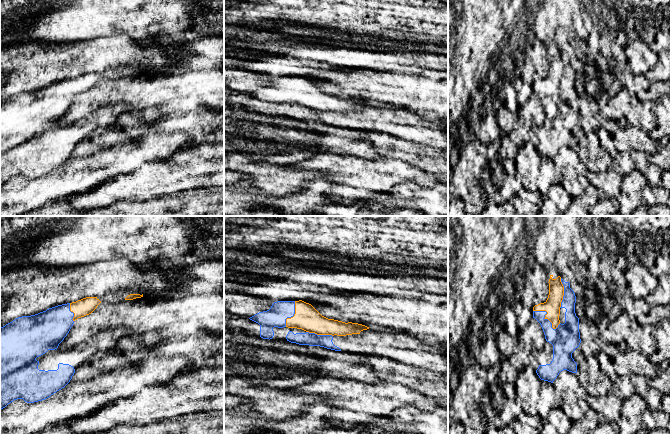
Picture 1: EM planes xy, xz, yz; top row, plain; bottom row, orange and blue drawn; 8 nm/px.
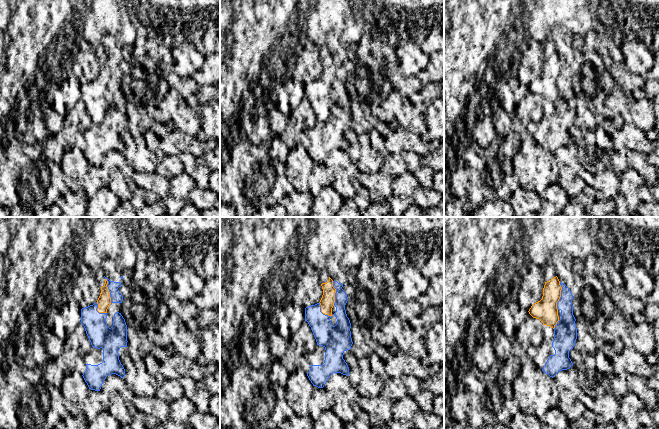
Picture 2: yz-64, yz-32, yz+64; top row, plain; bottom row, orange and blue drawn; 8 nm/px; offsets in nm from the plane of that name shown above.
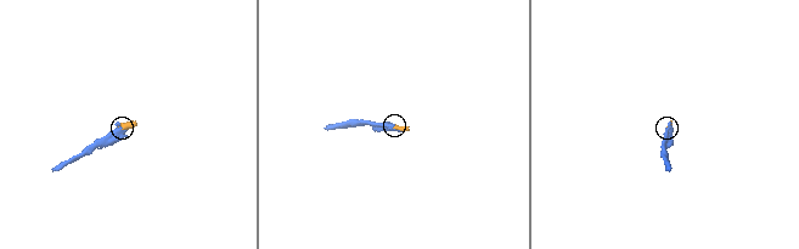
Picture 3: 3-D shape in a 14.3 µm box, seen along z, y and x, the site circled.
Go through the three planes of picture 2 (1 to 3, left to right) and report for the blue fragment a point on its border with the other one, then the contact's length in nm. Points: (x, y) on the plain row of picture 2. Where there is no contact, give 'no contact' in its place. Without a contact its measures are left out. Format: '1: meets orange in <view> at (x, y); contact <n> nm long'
1: meets orange in yz-64 at (108, 66); contact 200 nm long
2: meets orange in yz-32 at (335, 68); contact 200 nm long
3: meets orange in yz+64 at (560, 72); contact 220 nm long

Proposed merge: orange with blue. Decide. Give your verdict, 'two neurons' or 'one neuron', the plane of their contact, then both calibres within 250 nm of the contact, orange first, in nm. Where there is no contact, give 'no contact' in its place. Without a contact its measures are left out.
one neuron; meets orange in yz; 130 nm thick on the orange side, 220 nm on the other

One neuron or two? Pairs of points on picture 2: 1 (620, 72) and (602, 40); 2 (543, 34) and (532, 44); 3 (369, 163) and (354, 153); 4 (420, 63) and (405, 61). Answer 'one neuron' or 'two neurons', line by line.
1: one neuron
2: two neurons
3: one neuron
4: one neuron

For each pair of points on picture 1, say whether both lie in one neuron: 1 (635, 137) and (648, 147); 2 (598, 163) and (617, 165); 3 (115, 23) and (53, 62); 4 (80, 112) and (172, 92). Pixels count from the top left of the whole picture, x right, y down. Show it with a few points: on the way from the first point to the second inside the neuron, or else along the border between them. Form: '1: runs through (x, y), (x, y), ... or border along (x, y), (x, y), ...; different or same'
1: runs through (638, 139), (645, 144); same
2: border along (613, 158), (608, 168); different
3: border along (112, 36), (79, 40); different
4: runs through (103, 93), (149, 92); same

